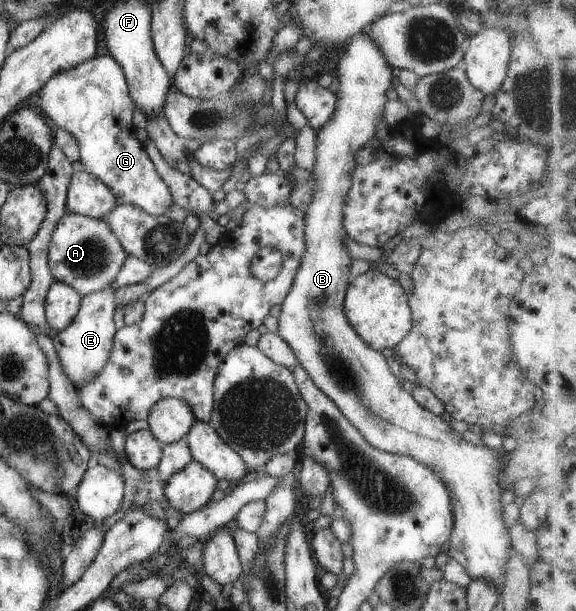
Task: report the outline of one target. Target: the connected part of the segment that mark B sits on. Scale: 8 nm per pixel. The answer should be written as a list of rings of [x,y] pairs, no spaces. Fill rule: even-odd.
[[[364,32],[351,39],[346,51],[337,63],[334,75],[339,81],[334,113],[317,131],[316,155],[312,179],[315,180],[311,203],[305,211],[304,235],[306,251],[302,256],[292,287],[281,303],[278,318],[278,334],[294,350],[299,365],[311,377],[316,387],[323,391],[344,414],[344,417],[366,438],[366,441],[383,452],[410,456],[427,465],[444,482],[449,491],[454,514],[454,529],[450,536],[448,554],[466,568],[472,579],[485,579],[495,583],[501,593],[505,580],[505,567],[512,548],[507,524],[503,518],[500,502],[499,458],[512,449],[512,445],[492,448],[486,444],[466,442],[450,424],[424,409],[414,396],[402,387],[402,381],[392,374],[382,352],[372,349],[355,331],[344,313],[345,295],[352,280],[350,264],[352,258],[344,244],[348,235],[343,226],[346,194],[351,188],[351,173],[358,165],[355,155],[367,145],[376,133],[376,127],[383,119],[388,99],[386,92],[396,82],[397,71],[386,61],[376,42]]]

